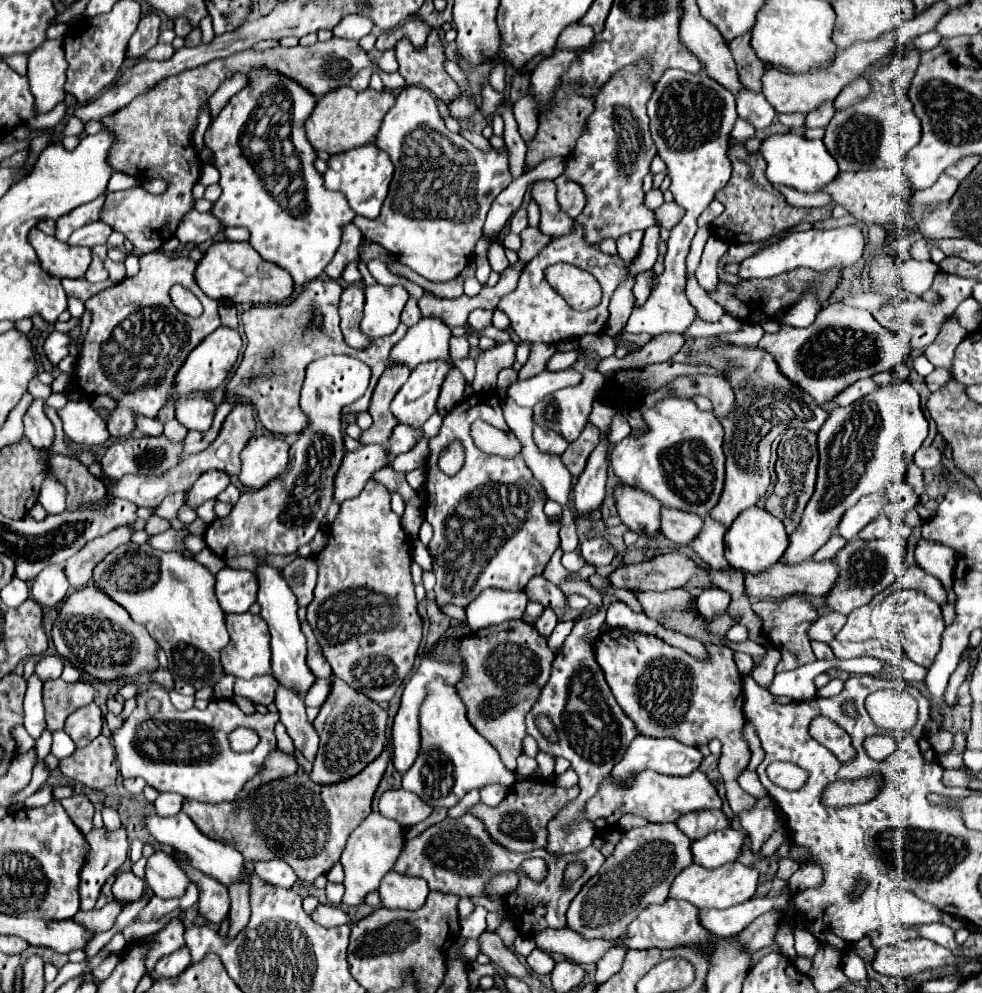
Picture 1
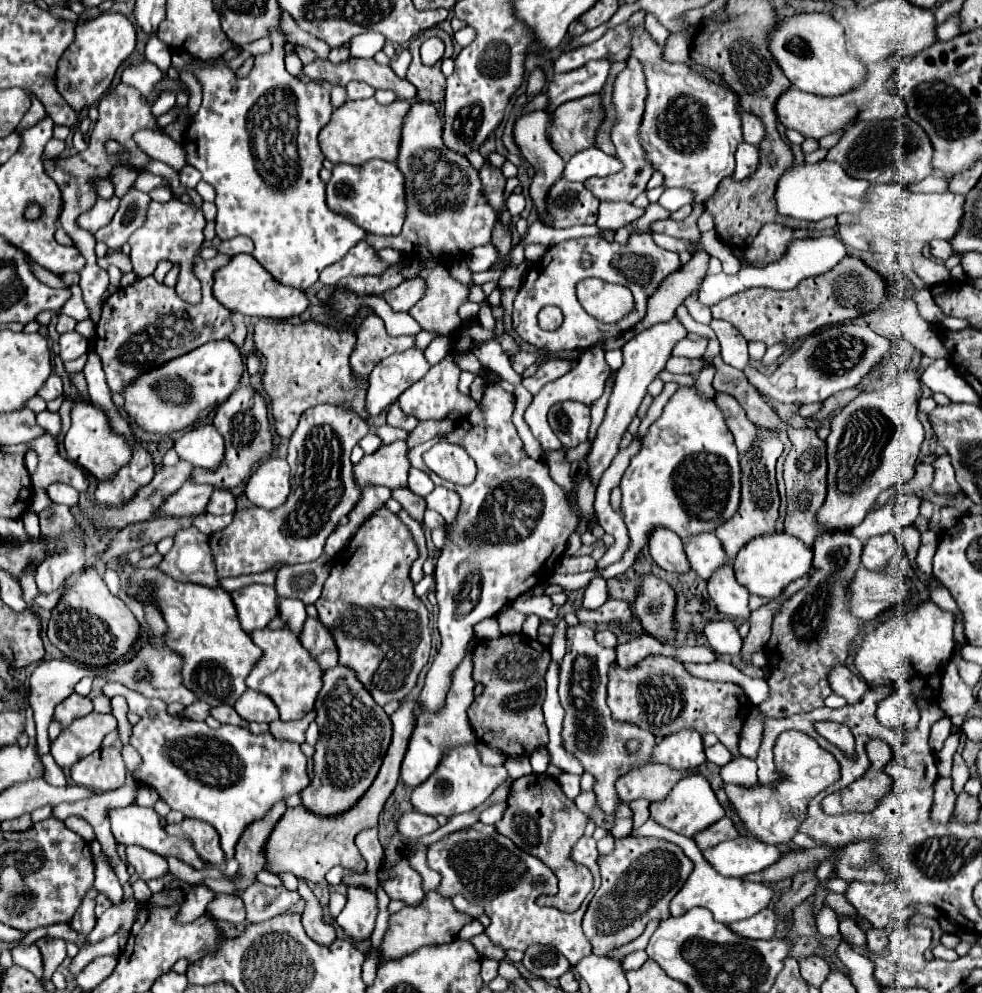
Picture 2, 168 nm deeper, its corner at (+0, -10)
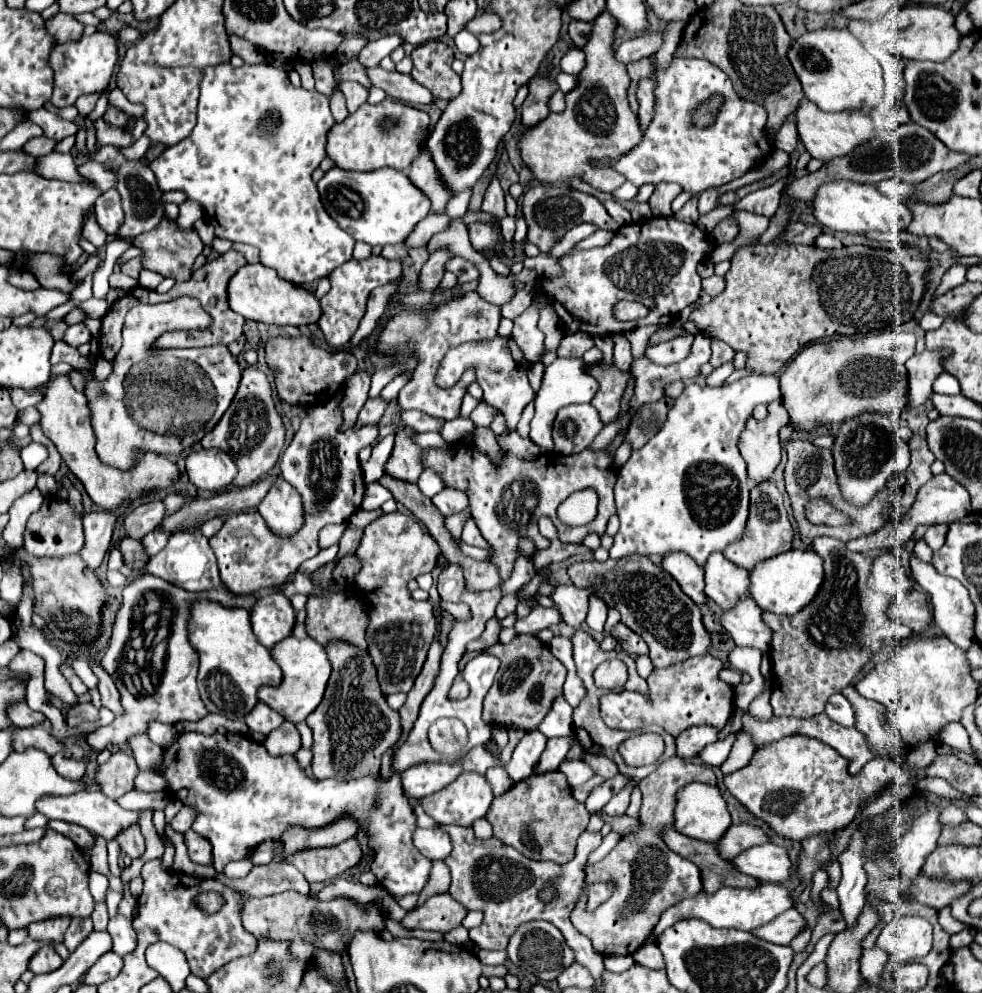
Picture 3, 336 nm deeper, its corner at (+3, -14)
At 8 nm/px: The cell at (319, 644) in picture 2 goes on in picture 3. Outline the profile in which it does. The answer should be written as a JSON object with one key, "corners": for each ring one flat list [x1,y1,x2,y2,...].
{"corners":[[338,556,324,564,322,568,318,568,314,574,312,574,312,582,316,586,322,588,322,594,318,596,308,596,308,602,306,602,306,612,308,612,308,618,306,618,306,630,310,634,310,638,314,638,316,642,320,642,322,646,326,646,330,640,346,640,346,642,352,642,354,646,358,648,366,648,368,642,366,642,366,630,368,630,368,612,364,610,364,602,360,602,360,598,352,596,350,592,336,592,332,590,334,588,334,578,332,578,332,570,334,566,338,564]]}

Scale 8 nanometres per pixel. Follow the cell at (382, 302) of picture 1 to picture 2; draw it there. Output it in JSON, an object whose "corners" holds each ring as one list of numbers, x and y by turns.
{"corners":[[413,278,413,280,405,280,403,284,399,284,397,288,391,288,383,294,385,302,395,310,395,312,407,312,417,300,423,298,423,280]]}

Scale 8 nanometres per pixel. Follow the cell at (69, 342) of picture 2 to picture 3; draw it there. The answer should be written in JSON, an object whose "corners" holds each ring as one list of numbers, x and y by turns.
{"corners":[[84,322,68,326,68,330,66,330,66,334,64,334,64,342,68,342,68,344,74,346,74,348,78,348,80,344,90,342,90,338,92,338,92,334,90,334,90,330,84,326]]}

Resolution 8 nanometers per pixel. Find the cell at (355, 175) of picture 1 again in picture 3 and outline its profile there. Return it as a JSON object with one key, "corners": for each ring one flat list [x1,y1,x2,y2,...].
{"corners":[[334,166,318,182,318,192,326,212,338,222,338,226,354,240,362,240,370,246,404,244,416,224,430,214,428,196,416,188,404,172,392,168,348,172]]}

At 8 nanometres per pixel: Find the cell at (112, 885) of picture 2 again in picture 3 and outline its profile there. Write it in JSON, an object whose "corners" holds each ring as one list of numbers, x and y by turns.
{"corners":[[120,914,109,920,107,931,112,938,112,950,121,957,136,948,136,932,134,932,132,924,126,918,122,918]]}

